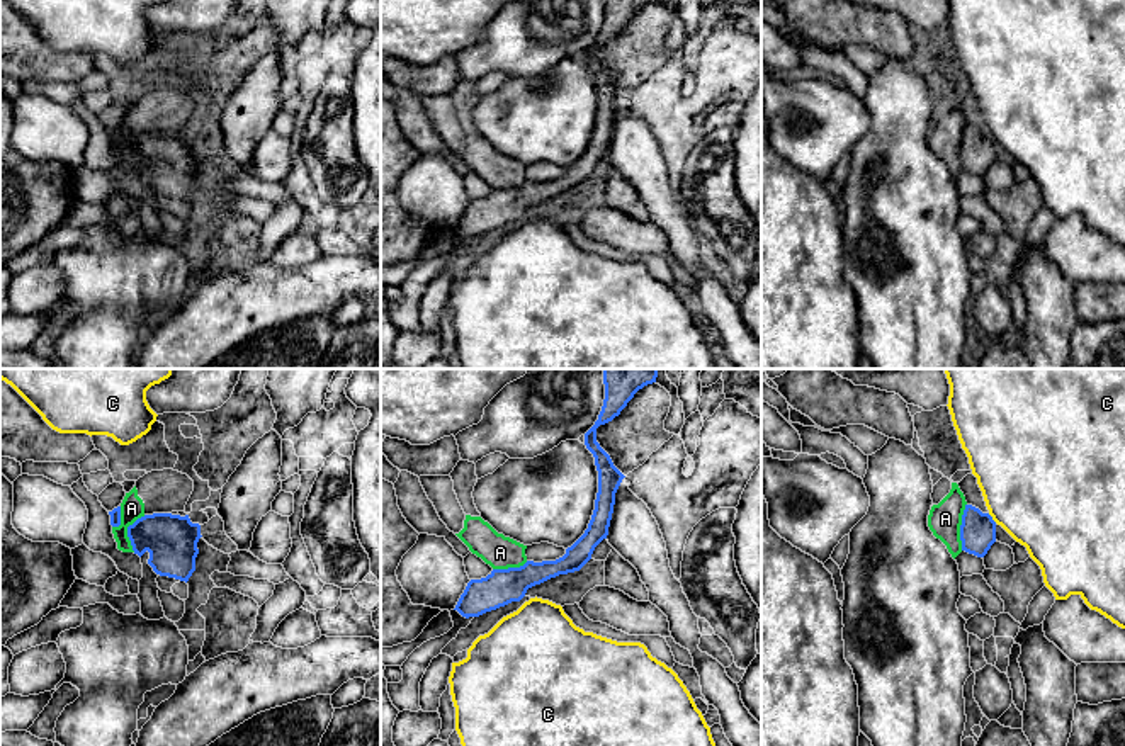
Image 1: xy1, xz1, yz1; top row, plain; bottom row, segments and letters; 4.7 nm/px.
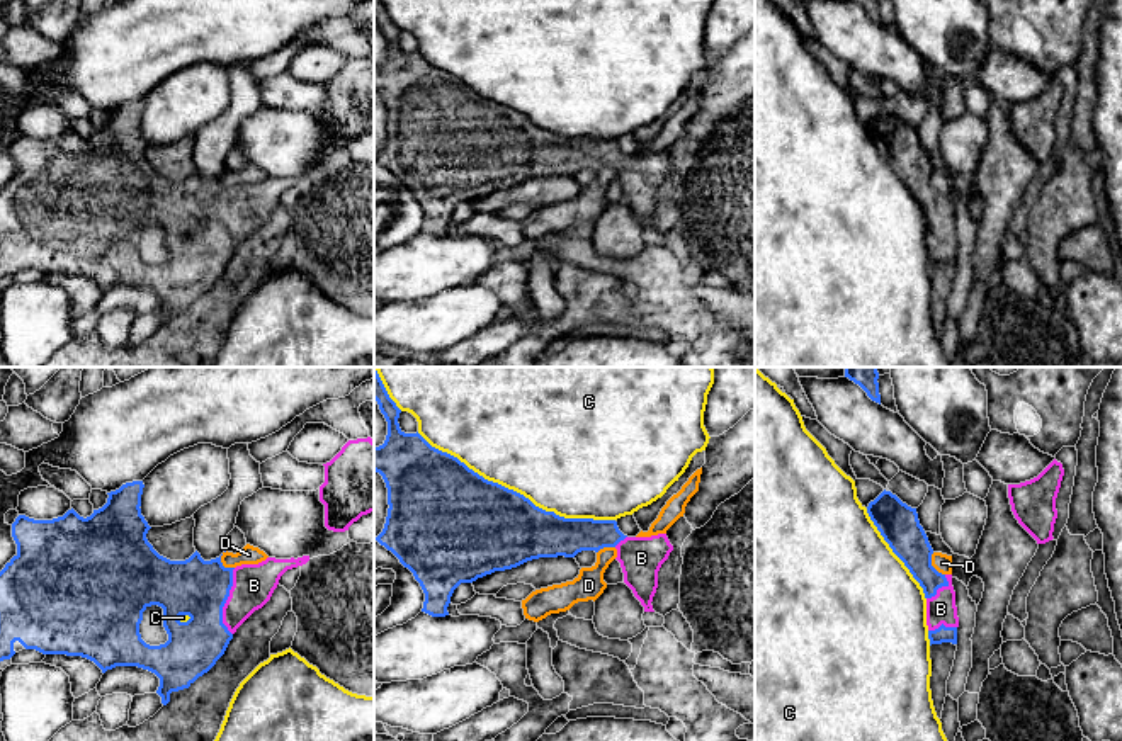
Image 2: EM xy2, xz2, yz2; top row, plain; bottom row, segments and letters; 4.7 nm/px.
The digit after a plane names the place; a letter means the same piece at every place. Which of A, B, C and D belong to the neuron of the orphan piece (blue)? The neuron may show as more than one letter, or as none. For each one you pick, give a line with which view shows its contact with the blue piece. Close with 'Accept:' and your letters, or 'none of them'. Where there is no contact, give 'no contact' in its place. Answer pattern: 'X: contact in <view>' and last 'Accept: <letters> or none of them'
B: contact in xy2
Accept: B

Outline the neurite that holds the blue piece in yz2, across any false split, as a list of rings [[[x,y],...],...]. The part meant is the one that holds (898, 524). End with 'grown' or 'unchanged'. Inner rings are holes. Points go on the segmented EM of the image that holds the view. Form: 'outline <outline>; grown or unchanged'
outline [[[884,489],[869,503],[867,513],[892,552],[923,588],[930,646],[957,644],[959,617],[952,574],[942,574],[932,566],[933,549],[920,525],[916,508]]]; grown

